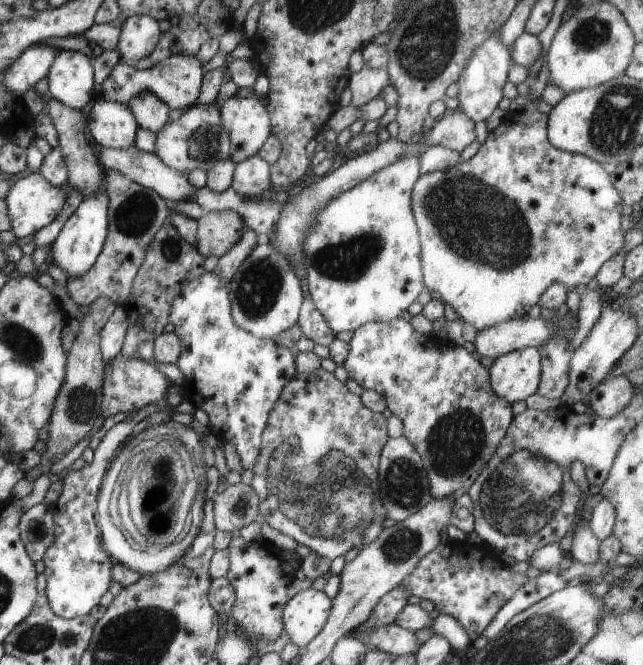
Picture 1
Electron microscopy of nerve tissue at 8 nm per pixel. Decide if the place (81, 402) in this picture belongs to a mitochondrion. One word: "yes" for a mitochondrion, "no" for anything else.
yes

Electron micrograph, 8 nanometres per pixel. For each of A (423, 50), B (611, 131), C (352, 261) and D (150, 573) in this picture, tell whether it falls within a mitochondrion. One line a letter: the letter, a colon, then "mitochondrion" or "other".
A: mitochondrion
B: mitochondrion
C: mitochondrion
D: other

